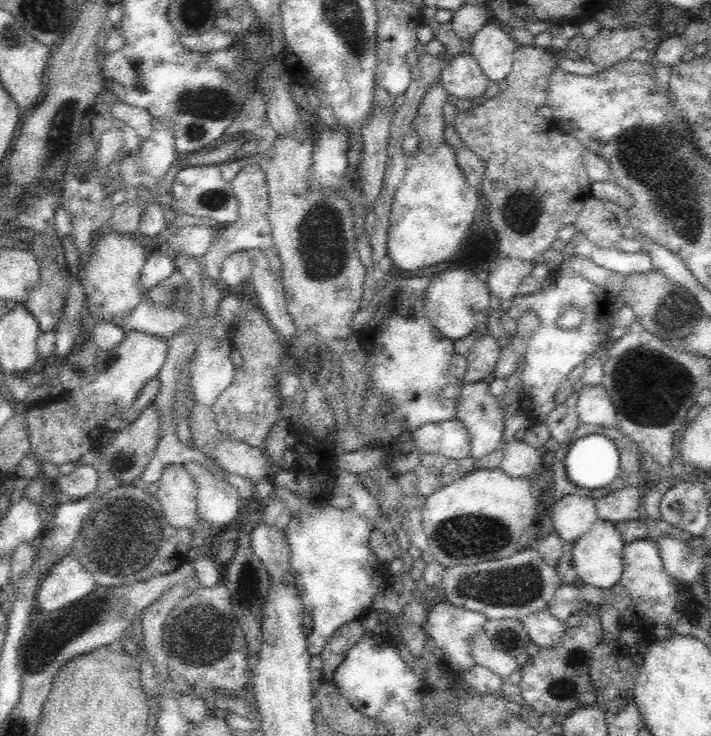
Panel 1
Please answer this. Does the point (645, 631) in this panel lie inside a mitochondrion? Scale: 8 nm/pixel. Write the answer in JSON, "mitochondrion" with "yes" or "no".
{"mitochondrion":"no"}

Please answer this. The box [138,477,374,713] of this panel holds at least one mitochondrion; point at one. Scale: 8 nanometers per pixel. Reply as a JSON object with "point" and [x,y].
{"point":[199,634]}

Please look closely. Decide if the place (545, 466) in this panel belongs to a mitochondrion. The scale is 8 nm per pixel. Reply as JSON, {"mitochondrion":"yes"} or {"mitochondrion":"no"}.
{"mitochondrion":"no"}

